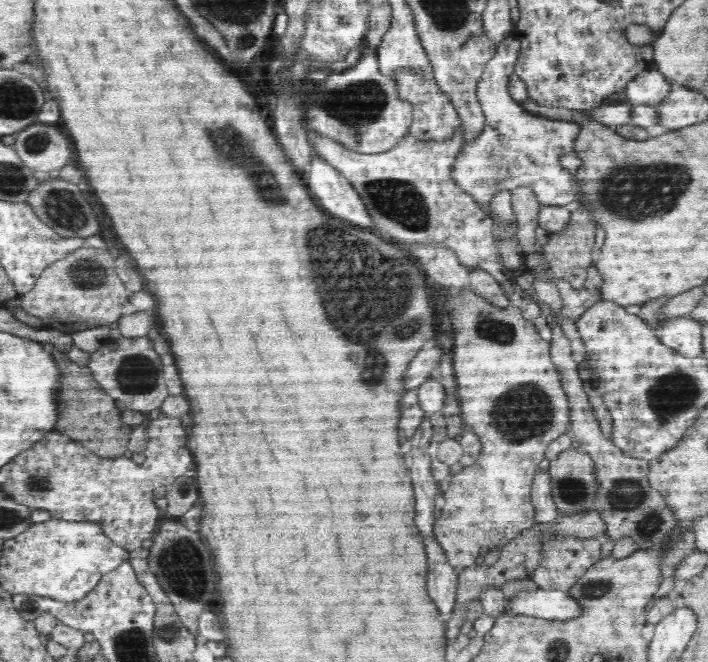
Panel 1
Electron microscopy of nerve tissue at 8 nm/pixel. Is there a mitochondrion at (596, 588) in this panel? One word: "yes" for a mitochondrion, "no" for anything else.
yes

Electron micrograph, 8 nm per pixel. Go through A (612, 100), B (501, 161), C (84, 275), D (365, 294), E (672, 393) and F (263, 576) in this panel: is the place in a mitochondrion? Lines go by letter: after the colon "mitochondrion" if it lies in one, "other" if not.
A: other
B: mitochondrion
C: mitochondrion
D: mitochondrion
E: mitochondrion
F: other

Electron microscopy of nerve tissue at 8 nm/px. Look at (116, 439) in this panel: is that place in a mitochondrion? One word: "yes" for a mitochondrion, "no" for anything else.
no

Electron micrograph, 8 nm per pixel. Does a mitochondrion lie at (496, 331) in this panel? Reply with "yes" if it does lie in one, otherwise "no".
yes

